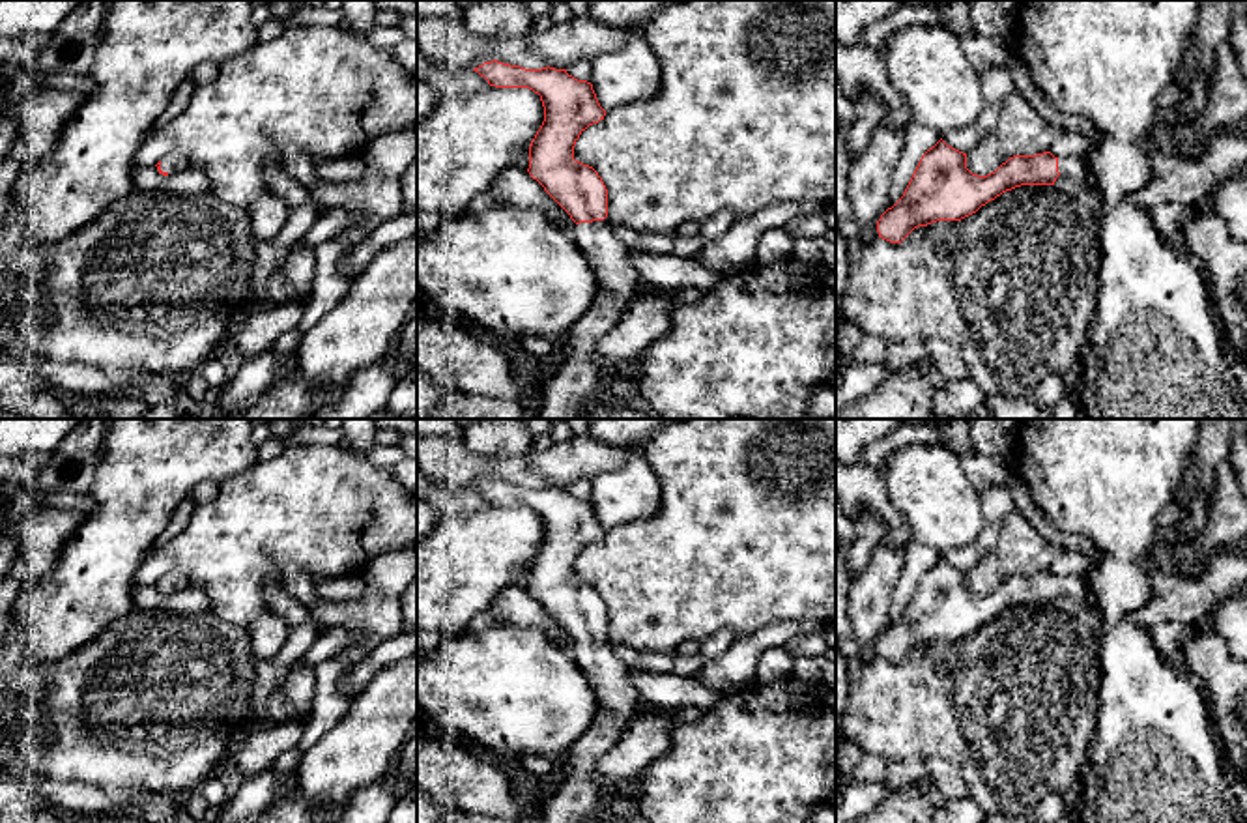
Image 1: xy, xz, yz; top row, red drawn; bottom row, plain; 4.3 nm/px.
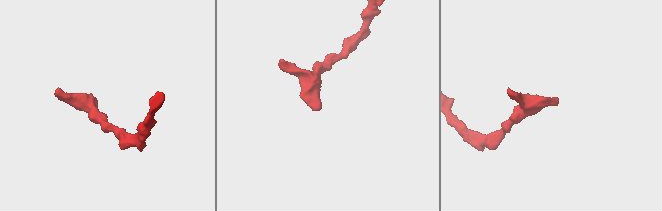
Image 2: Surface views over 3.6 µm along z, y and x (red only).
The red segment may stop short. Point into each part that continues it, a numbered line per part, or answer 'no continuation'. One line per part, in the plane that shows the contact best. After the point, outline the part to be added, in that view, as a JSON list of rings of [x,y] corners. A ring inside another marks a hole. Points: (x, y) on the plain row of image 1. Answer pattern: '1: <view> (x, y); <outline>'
1: xz (617, 700); [[[606,640],[580,642],[570,653],[596,696],[596,713],[587,731],[565,752],[561,787],[544,801],[542,823],[593,823],[604,793],[595,767],[643,709],[630,668]]]

